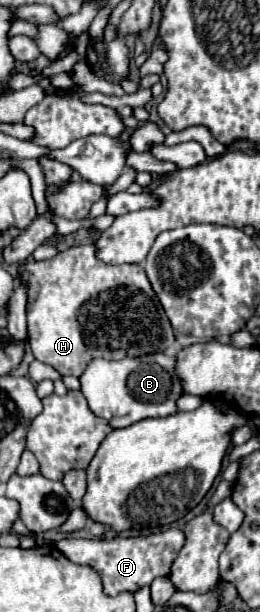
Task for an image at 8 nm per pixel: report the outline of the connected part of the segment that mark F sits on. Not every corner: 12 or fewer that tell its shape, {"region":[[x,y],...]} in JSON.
{"region":[[167,529],[111,541],[61,539],[107,595],[165,577],[185,535]]}

